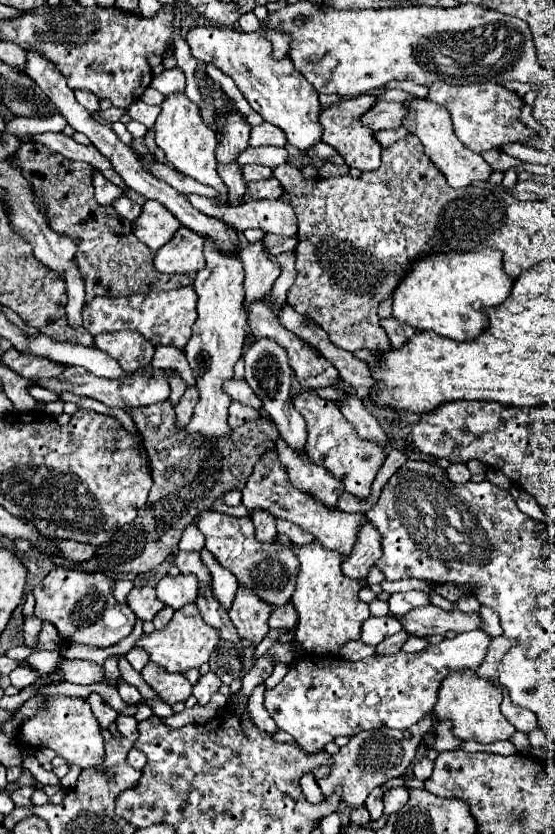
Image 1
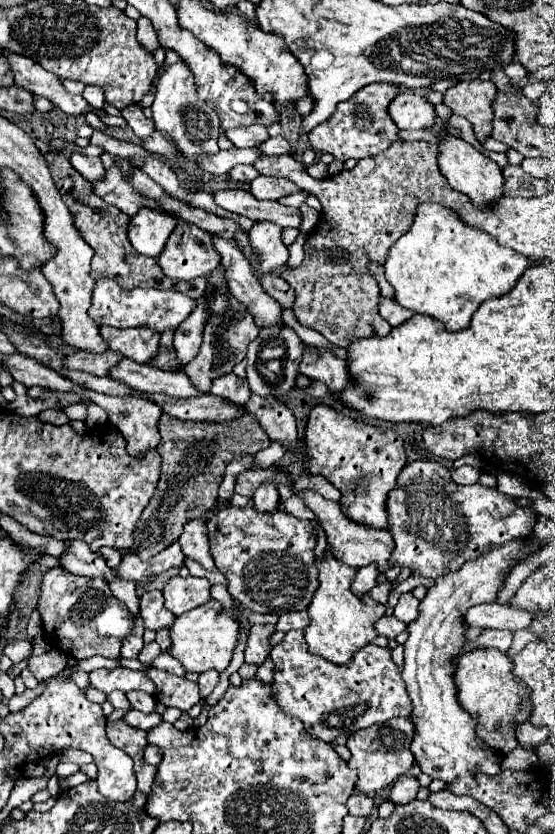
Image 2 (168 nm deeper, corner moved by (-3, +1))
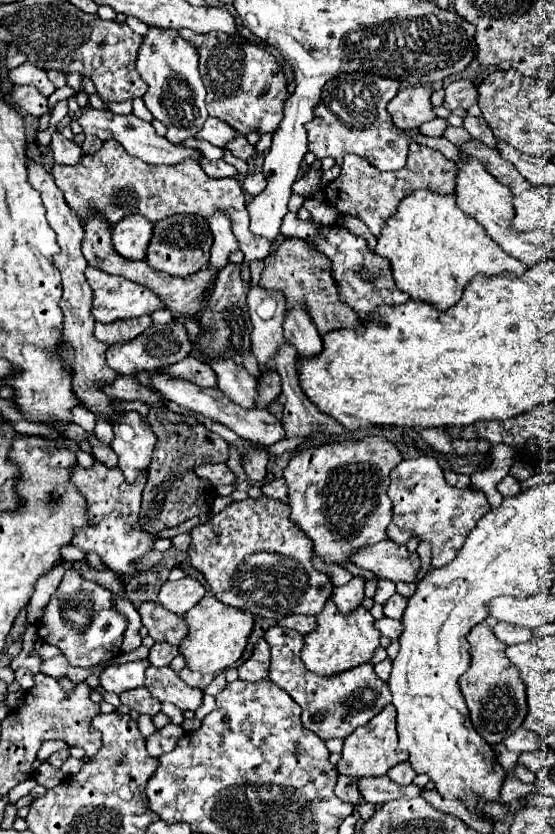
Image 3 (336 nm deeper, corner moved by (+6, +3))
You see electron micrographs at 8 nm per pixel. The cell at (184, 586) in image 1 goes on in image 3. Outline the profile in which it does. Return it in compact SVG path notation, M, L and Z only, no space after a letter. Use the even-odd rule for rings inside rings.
M185 576L177 582L171 582L167 580L161 590L159 590L159 604L179 616L183 616L189 608L193 608L203 596L207 594L205 586L191 578L191 576Z

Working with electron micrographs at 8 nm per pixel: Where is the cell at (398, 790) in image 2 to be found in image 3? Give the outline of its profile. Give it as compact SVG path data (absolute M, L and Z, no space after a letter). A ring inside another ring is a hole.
M403 762L403 764L399 764L397 768L391 768L391 770L387 772L387 776L389 776L393 782L397 782L397 784L407 786L407 784L413 782L413 778L417 776L417 772L413 770L413 766L411 766L409 762Z

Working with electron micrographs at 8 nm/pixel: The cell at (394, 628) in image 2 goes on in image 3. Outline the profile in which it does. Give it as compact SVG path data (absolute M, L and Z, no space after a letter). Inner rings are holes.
M381 618L375 622L375 628L387 636L387 638L399 638L399 634L403 632L403 624L401 620L393 620L393 618Z

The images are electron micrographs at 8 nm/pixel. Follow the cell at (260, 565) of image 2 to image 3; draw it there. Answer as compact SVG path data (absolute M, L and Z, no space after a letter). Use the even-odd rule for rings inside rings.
M247 498L243 502L233 502L223 512L213 516L207 524L195 526L191 530L191 546L189 546L189 564L201 572L215 594L217 600L221 600L227 606L241 608L245 612L251 612L255 616L281 620L291 614L307 614L317 616L317 612L323 610L325 600L333 592L333 586L329 584L329 578L325 578L323 572L319 572L313 566L313 542L289 520L289 506L281 500L271 498ZM259 552L273 552L283 556L283 564L253 564L251 556Z

